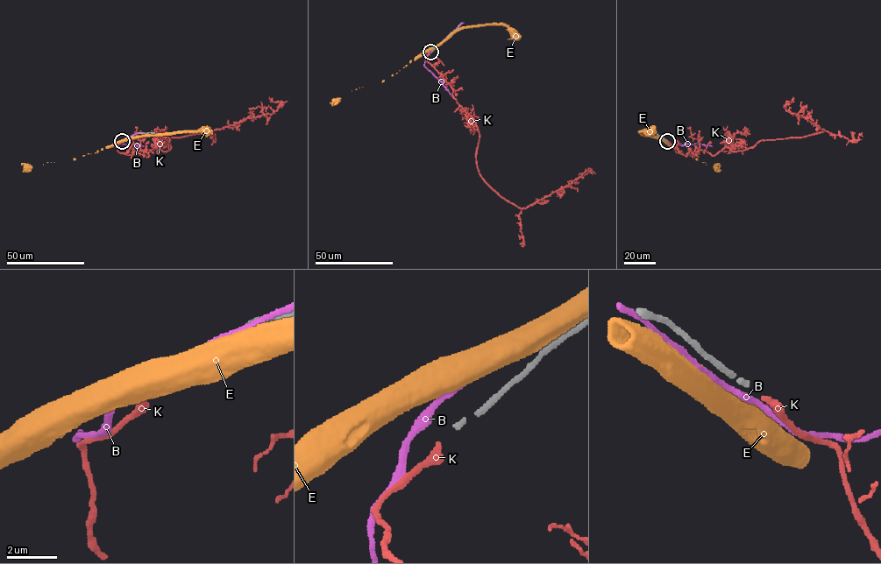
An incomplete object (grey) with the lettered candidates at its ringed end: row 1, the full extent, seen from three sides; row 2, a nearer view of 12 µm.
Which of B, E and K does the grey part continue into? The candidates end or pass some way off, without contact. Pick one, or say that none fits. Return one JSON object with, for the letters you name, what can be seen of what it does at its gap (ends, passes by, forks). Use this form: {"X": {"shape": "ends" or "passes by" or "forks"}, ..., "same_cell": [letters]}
{"K": {"shape": "ends"}, "same_cell": ["K"]}

